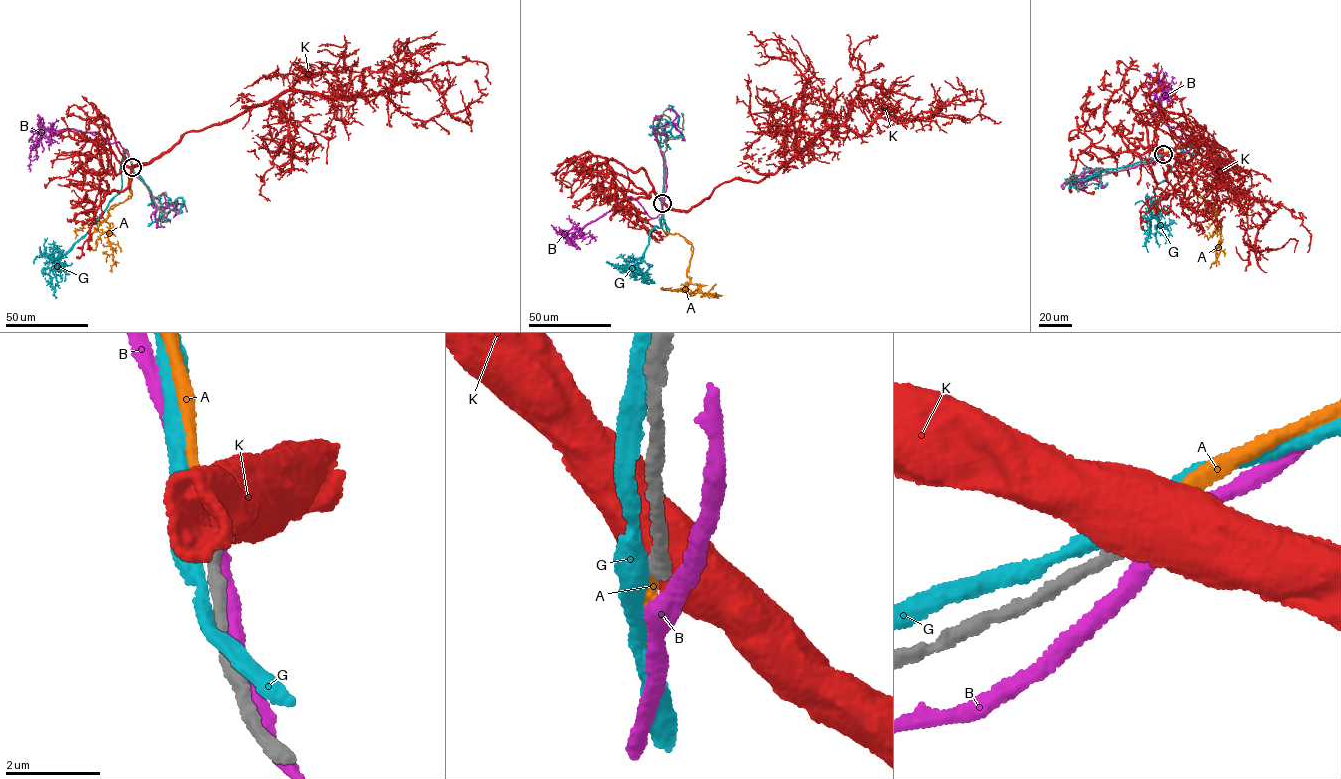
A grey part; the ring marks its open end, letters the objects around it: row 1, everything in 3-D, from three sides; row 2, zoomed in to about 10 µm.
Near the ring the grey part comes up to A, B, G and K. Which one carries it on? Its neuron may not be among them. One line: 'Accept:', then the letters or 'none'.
Accept: A

